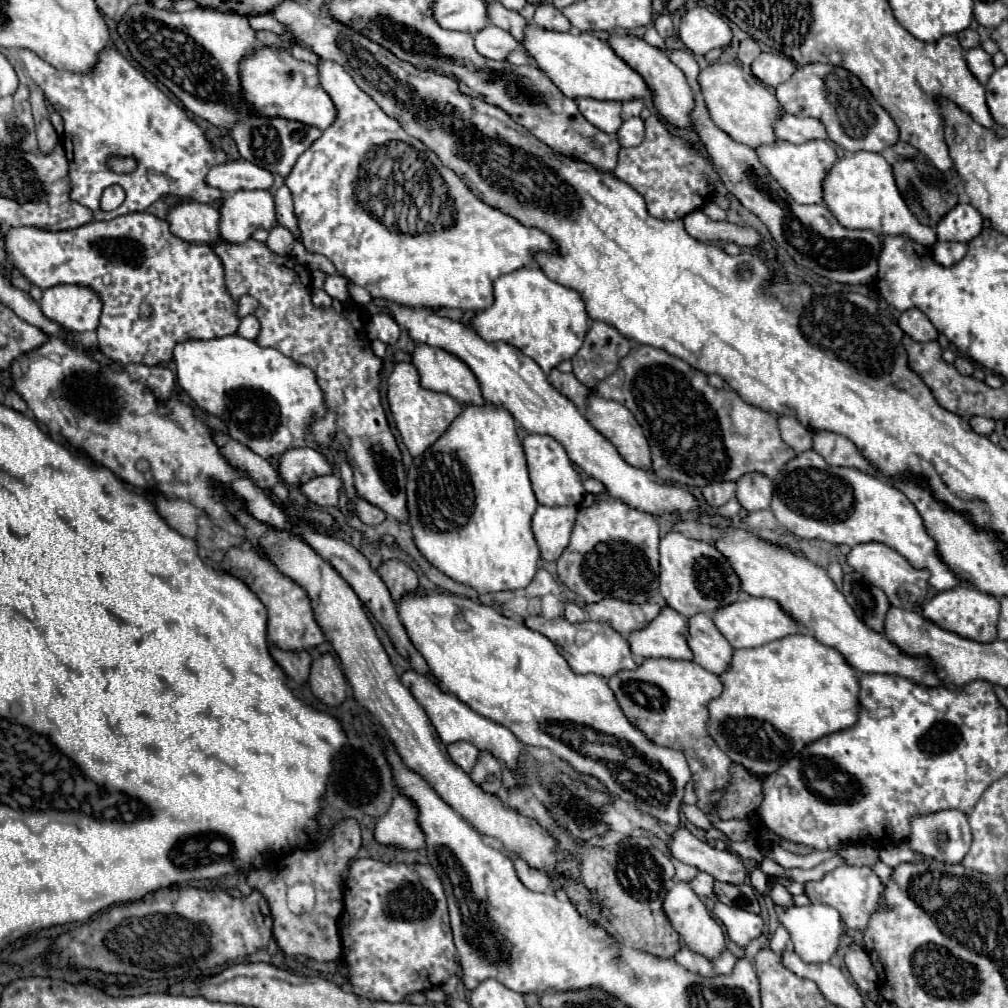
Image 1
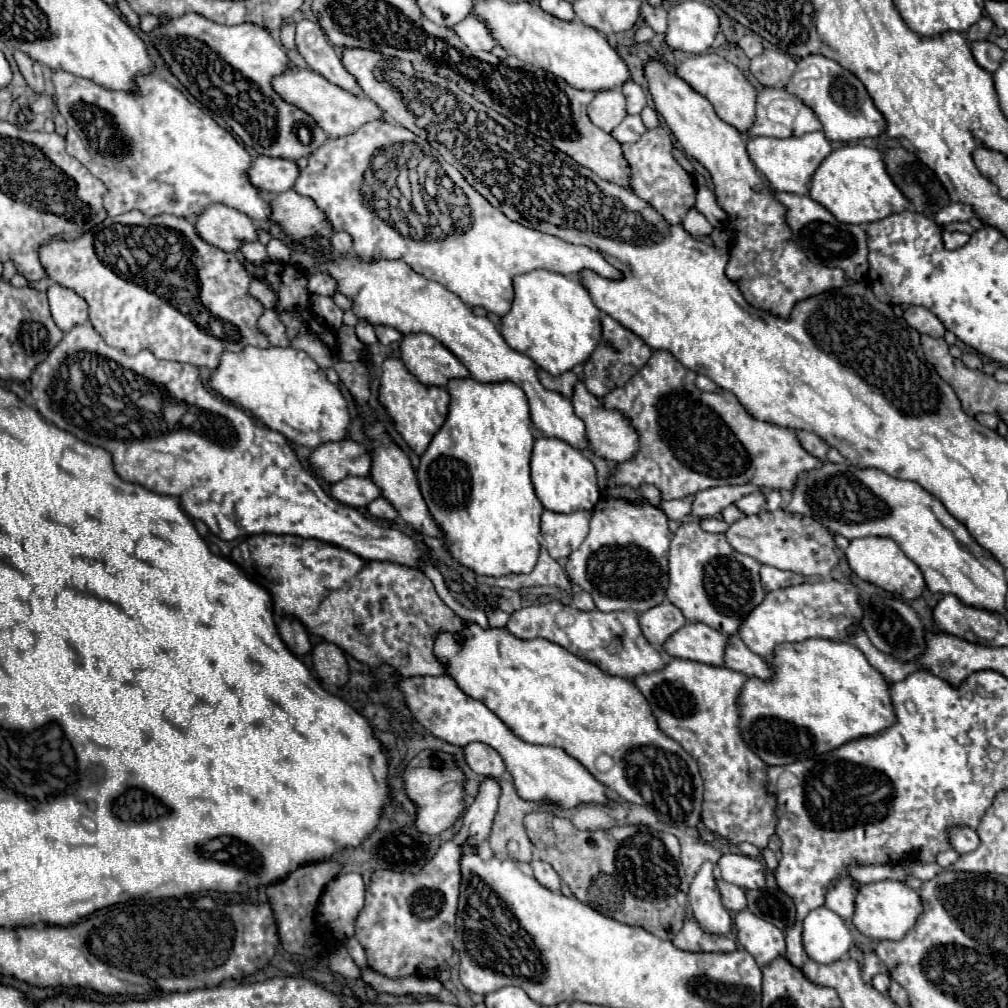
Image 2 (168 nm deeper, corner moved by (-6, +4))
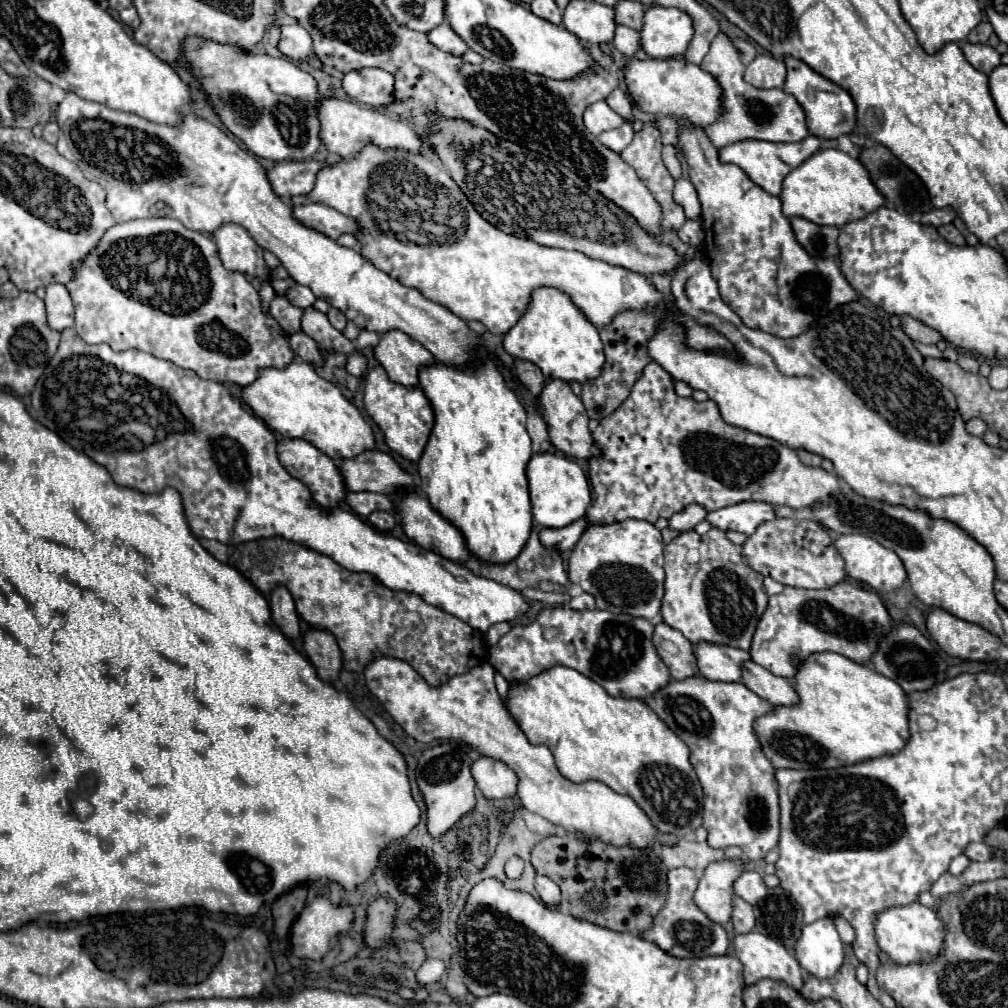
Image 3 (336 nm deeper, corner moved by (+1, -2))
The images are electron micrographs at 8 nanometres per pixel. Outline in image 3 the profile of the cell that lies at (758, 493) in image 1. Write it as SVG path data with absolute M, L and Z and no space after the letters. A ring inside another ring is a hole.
M740 502L706 514L706 522L720 530L734 530L744 534L754 534L754 530L768 520L774 520L774 506L766 502Z

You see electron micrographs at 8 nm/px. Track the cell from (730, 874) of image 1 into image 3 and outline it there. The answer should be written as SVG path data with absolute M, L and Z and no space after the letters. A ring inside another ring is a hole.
M748 870L748 872L744 872L744 874L736 880L734 890L736 890L736 896L744 898L744 900L750 902L750 904L756 904L758 900L766 898L768 886L764 884L764 880L762 880L762 876L760 876L758 872Z

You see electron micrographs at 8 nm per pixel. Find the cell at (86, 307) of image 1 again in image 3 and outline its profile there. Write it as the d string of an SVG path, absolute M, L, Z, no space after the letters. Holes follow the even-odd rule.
M50 284L46 288L46 312L48 312L48 326L52 330L64 330L74 326L74 304L64 284Z

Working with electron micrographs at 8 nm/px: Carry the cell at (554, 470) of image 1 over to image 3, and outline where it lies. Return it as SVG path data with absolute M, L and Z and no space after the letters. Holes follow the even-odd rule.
M534 454L528 464L528 482L530 482L530 500L534 520L542 528L564 528L586 516L586 510L592 502L590 484L584 470L570 458L562 454Z

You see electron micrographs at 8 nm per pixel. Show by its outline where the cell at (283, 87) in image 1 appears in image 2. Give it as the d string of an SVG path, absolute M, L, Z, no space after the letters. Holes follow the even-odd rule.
M289 66L283 74L273 78L273 90L289 104L297 106L299 110L311 114L315 118L315 122L327 132L329 138L335 136L345 136L355 132L355 128L361 128L365 122L383 118L383 112L379 110L379 106L369 100L369 98L357 98L345 90L341 90L339 86L331 84L329 80L325 80L321 74L307 70L307 68L299 68L299 66Z

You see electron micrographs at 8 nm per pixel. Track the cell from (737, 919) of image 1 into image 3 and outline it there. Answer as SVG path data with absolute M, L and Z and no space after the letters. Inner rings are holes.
M744 934L734 938L736 958L744 966L744 982L756 984L762 978L770 978L776 982L784 982L796 992L800 992L804 984L802 968L798 960L784 948L780 942L760 934Z

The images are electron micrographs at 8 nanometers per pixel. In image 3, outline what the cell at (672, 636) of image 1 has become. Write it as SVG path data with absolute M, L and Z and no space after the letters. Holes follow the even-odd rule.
M700 642L694 646L698 670L708 680L718 682L740 682L742 680L742 664L750 660L750 654L730 646L716 646L708 642Z

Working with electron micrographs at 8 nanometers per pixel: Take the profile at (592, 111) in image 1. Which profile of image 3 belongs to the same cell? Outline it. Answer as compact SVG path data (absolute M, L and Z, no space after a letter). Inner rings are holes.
M600 100L600 102L594 102L594 104L590 104L586 108L586 112L584 112L584 124L586 124L586 128L594 136L598 136L598 134L602 134L606 130L622 126L624 118L618 116L604 100Z

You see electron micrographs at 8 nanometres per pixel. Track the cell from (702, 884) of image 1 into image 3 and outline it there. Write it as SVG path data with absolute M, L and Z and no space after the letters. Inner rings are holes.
M736 898L736 902L734 902L732 924L734 924L736 934L748 934L748 932L752 932L754 924L756 924L754 908L748 902L744 902L742 898Z

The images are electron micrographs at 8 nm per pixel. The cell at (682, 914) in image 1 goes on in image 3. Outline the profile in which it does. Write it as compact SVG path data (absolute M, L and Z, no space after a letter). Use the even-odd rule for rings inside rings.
M720 860L712 862L694 894L696 906L712 918L712 922L726 924L732 914L732 900L734 900L734 882L740 874L746 872L744 860Z

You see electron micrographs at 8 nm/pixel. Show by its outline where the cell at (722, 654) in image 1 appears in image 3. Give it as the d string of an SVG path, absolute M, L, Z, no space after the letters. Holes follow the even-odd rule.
M748 662L748 666L744 666L742 684L748 686L760 698L768 700L772 706L794 706L794 704L798 704L798 692L794 688L792 680L774 676L772 672L764 670L762 666L758 666L754 662Z

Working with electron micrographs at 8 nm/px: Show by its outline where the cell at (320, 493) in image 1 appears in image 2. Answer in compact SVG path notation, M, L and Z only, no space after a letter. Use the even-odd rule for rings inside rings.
M347 476L341 482L331 484L329 494L337 502L341 502L345 506L359 508L359 506L367 506L381 492L379 492L379 488L367 476L363 476L363 478L359 478L359 476Z

